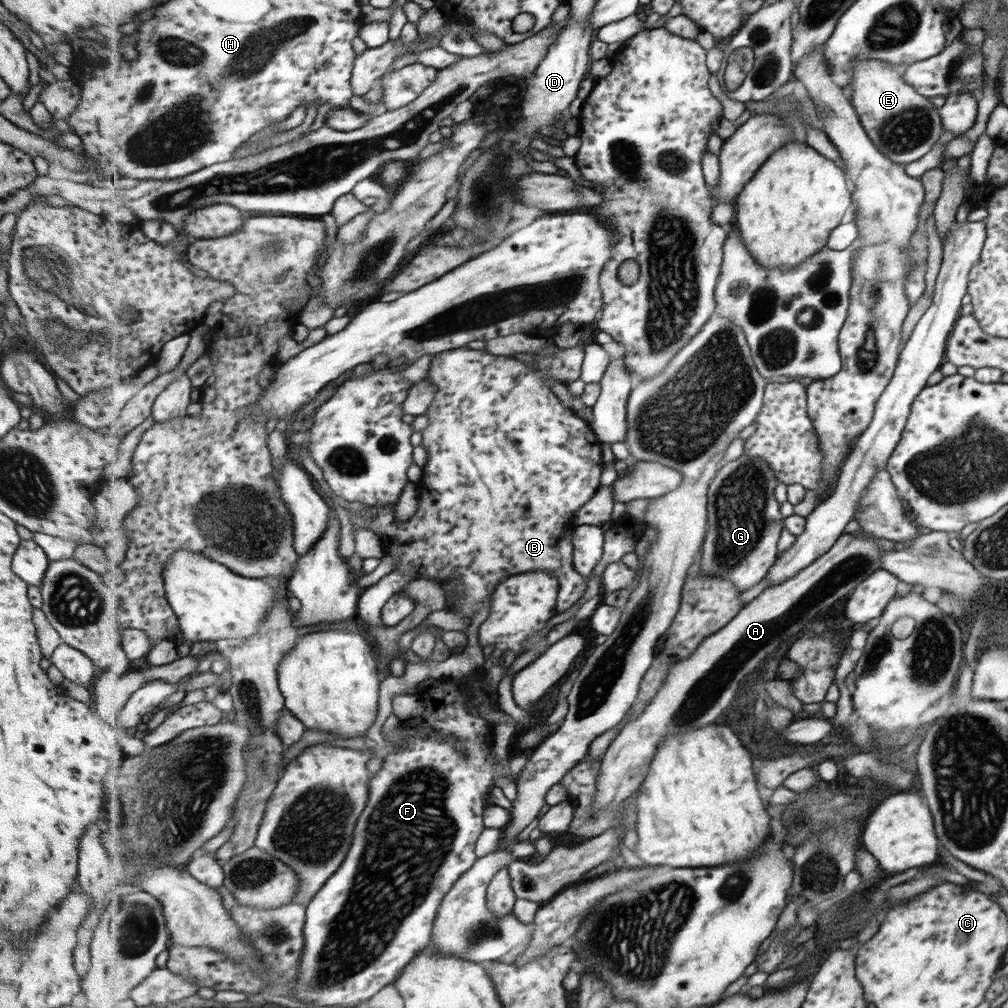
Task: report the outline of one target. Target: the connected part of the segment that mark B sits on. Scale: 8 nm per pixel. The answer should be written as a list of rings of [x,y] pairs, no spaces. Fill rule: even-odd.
[[[579,344],[573,348],[560,348],[556,355],[535,353],[533,354],[534,363],[527,363],[526,360],[517,360],[514,357],[494,355],[485,349],[468,349],[466,346],[434,355],[426,380],[434,384],[437,390],[430,407],[424,413],[429,419],[429,426],[421,431],[420,445],[426,450],[427,460],[423,467],[420,485],[417,487],[418,507],[408,521],[397,521],[395,505],[369,506],[363,514],[351,511],[349,513],[355,536],[360,528],[368,528],[376,532],[382,538],[387,554],[396,562],[396,571],[401,574],[413,576],[415,579],[429,578],[442,582],[443,585],[445,582],[456,581],[457,607],[449,608],[449,611],[463,617],[467,616],[470,620],[473,620],[477,611],[481,609],[481,605],[485,605],[487,598],[491,597],[491,593],[496,592],[496,588],[504,579],[536,570],[549,571],[558,576],[560,596],[559,602],[557,602],[557,615],[569,610],[585,594],[588,581],[573,566],[573,549],[576,546],[573,534],[575,526],[572,522],[574,522],[574,516],[578,514],[578,510],[581,510],[596,495],[601,486],[601,472],[603,472],[604,465],[603,454],[601,454],[603,446],[591,425],[585,419],[579,418],[572,409],[563,406],[561,399],[554,394],[553,383],[554,380],[558,380],[558,382],[569,384],[581,378],[585,358],[584,347],[585,345]]]

